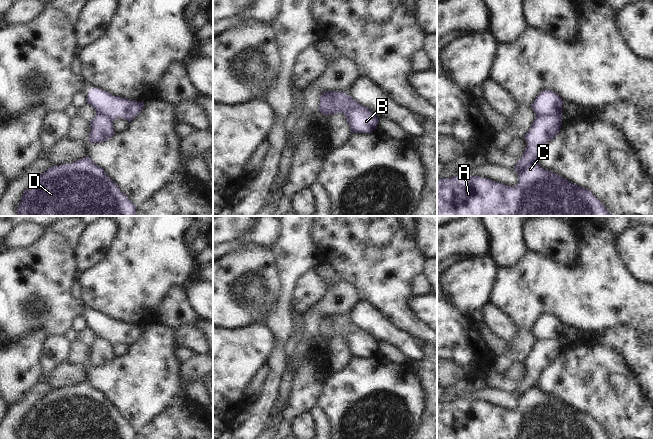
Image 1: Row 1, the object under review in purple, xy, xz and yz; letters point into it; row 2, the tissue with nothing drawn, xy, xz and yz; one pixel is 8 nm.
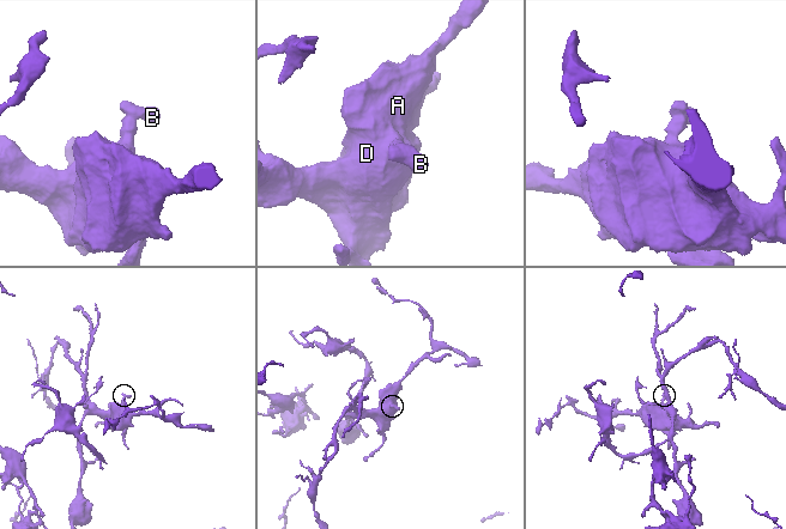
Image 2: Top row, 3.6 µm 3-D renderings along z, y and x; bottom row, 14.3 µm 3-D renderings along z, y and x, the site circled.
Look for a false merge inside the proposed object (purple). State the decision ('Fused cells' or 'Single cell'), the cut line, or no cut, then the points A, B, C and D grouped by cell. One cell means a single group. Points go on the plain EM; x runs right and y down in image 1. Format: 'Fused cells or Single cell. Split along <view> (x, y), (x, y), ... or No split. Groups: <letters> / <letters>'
Fused cells. Split along yz (560, 339), (536, 340). Groups: A C D / B.

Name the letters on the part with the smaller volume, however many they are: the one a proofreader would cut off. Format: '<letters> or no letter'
B

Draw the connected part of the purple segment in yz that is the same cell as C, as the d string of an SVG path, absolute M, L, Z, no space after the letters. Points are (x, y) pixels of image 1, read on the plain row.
M536 340L524 363L527 370L522 382L513 392L519 400L519 405L514 410L463 398L457 398L452 402L437 402L437 439L611 439L588 413L582 412L540 390L538 386L540 374L561 355L561 349L561 340Z

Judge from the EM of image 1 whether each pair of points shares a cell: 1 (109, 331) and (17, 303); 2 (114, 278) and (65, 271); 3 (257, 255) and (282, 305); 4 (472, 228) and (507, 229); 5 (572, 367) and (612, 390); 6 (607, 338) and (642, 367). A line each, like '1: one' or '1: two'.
1: one
2: two
3: two
4: two
5: one
6: one

